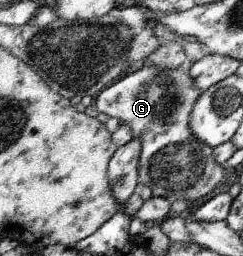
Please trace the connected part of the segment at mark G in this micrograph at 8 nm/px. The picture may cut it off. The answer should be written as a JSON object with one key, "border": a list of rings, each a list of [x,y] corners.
{"border":[[[145,64],[141,70],[129,72],[125,78],[122,77],[118,82],[110,85],[94,99],[93,103],[99,113],[118,118],[120,123],[124,123],[132,129],[132,139],[140,139],[139,183],[150,187],[153,196],[166,197],[169,202],[172,201],[172,198],[184,199],[190,204],[194,200],[200,200],[206,194],[210,194],[226,177],[224,171],[226,168],[214,160],[213,148],[199,141],[189,129],[194,103],[201,94],[202,92],[195,87],[192,75],[188,74],[188,69],[185,70],[182,67],[156,71],[156,68]]]}

